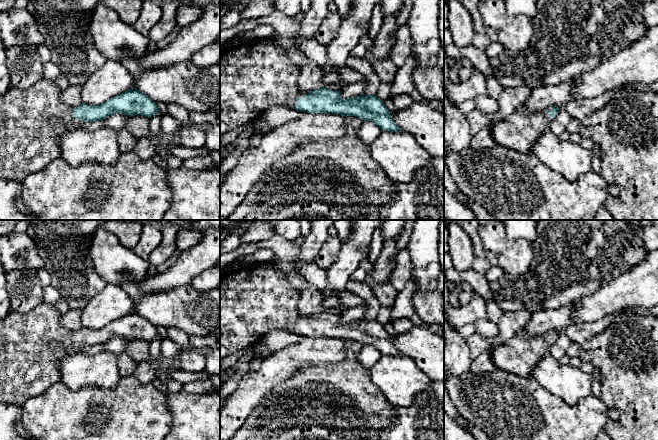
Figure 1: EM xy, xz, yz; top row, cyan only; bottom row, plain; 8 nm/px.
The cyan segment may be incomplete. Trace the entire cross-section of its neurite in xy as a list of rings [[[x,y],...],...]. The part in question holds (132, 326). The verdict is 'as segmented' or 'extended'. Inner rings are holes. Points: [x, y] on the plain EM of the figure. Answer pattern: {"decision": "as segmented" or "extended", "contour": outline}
{"decision": "extended", "contour": [[[42,302],[27,313],[10,310],[0,321],[0,403],[22,406],[27,399],[40,395],[50,385],[60,381],[61,361],[70,355],[79,353],[84,346],[103,345],[108,340],[117,337],[129,341],[143,339],[151,342],[159,335],[156,326],[136,312],[131,312],[100,329],[82,327],[78,331],[65,328],[60,323],[61,316],[62,314],[53,304]]]}

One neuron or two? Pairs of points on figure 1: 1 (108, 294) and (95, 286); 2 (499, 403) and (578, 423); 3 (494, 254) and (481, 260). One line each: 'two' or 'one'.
1: two
2: one
3: two

